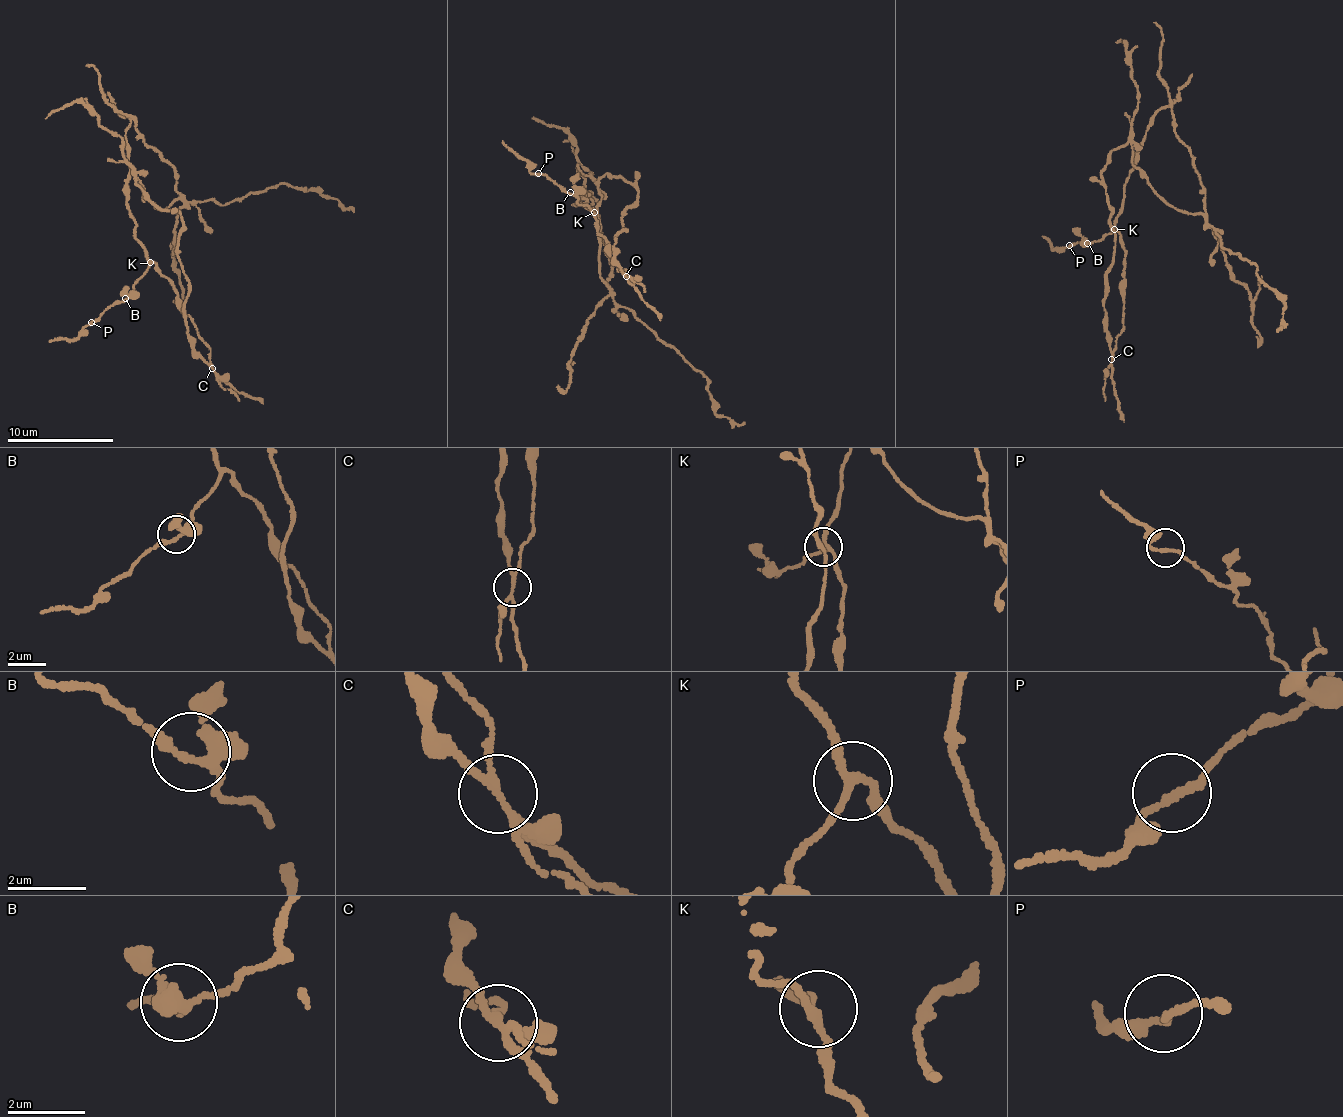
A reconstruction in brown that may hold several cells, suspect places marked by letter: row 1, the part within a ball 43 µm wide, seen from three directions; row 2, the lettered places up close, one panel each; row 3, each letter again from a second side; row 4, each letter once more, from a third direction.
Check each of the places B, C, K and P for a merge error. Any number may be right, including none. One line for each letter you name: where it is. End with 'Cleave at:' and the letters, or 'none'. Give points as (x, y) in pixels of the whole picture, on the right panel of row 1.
C: place (1111, 359)
Cleave at: C

